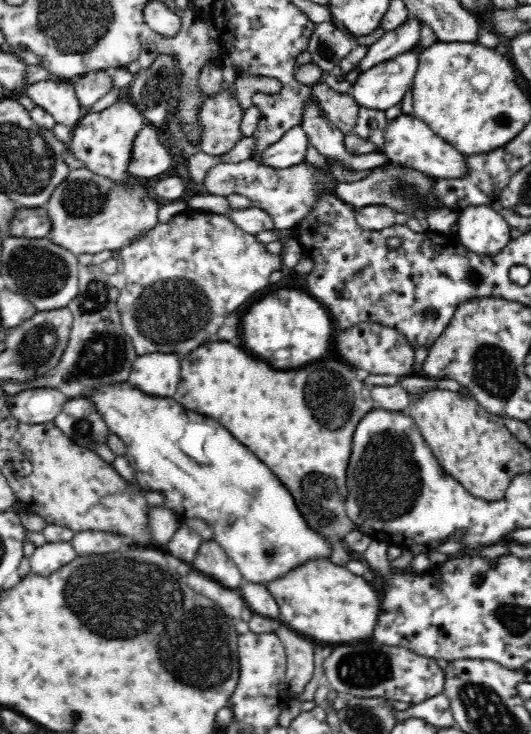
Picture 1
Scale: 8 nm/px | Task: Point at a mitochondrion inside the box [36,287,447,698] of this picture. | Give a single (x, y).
(197, 652)

